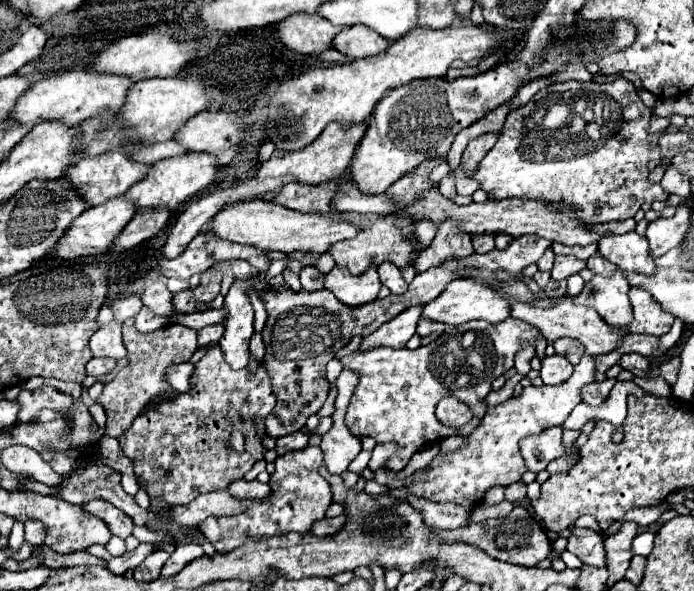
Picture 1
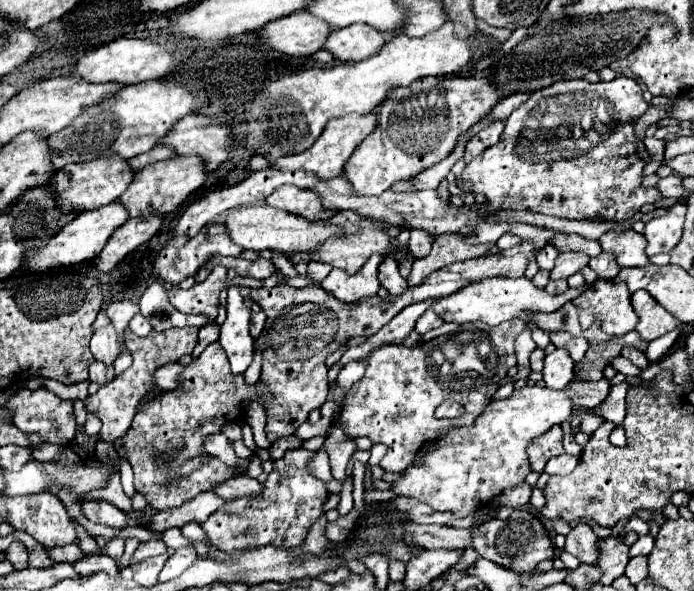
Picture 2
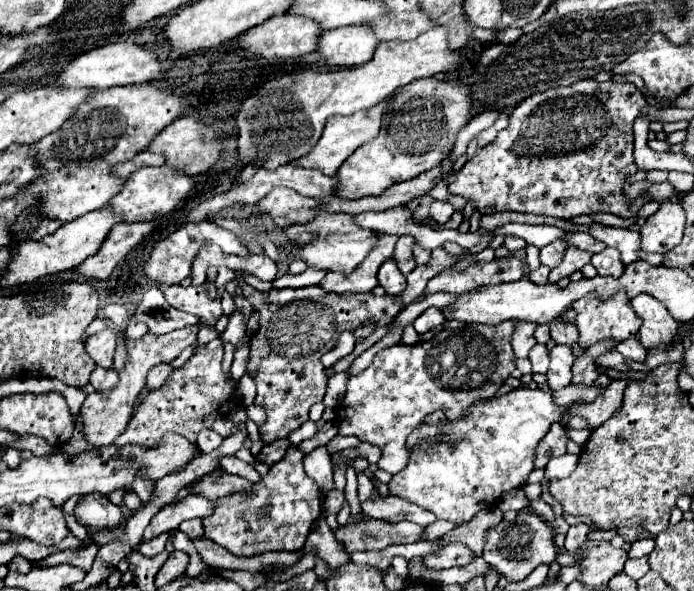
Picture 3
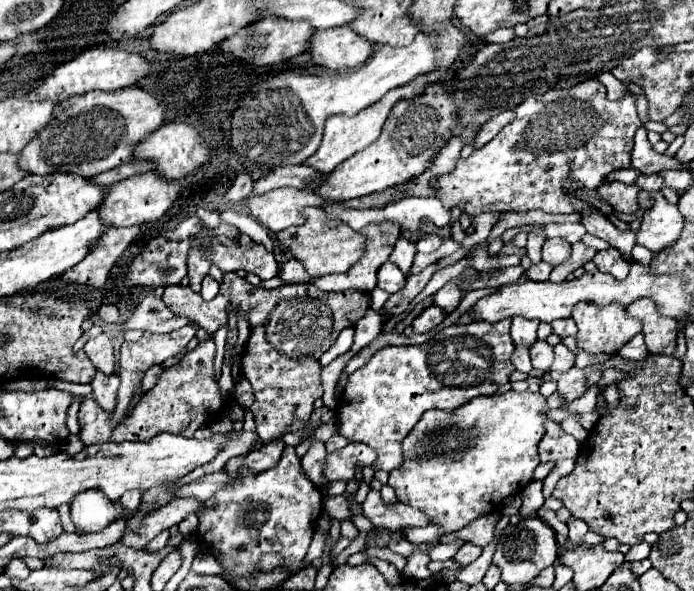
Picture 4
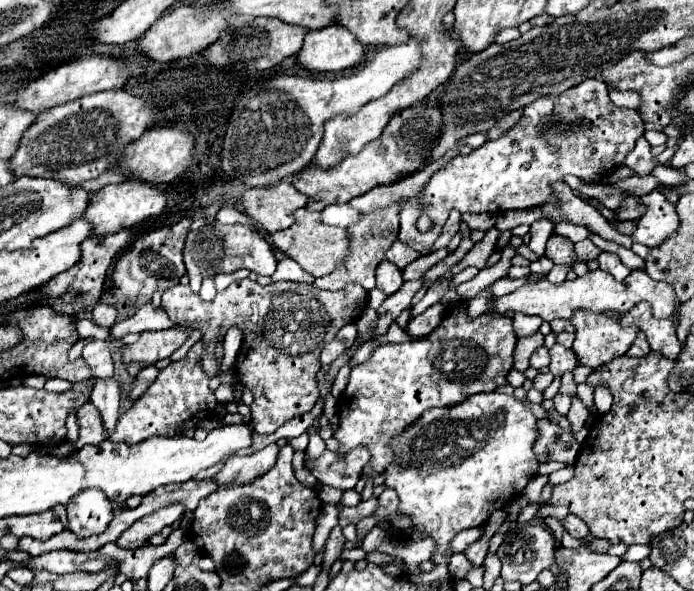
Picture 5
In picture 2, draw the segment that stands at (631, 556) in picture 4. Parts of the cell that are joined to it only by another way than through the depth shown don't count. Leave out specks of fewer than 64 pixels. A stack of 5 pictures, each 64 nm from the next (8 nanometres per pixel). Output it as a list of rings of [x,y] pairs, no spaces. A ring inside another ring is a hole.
[[[646,534],[646,536],[640,536],[634,544],[632,544],[632,548],[630,548],[630,556],[640,556],[640,554],[650,554],[652,552],[652,546],[654,546],[654,538],[650,536],[650,534]]]

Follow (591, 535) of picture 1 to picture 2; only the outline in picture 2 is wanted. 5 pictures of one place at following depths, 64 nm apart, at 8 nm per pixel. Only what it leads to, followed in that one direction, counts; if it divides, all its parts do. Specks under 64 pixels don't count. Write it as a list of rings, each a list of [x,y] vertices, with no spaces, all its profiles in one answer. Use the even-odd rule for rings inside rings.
[[[576,524],[572,528],[572,532],[566,536],[566,546],[564,550],[574,554],[580,562],[592,564],[598,560],[598,536],[594,534],[594,530],[586,524]]]

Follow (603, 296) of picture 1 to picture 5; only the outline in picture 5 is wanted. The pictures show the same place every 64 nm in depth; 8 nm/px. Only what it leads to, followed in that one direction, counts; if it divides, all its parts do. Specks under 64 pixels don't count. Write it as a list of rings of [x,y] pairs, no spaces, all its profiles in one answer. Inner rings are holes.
[[[576,310],[572,316],[572,324],[576,328],[576,340],[574,340],[574,352],[578,354],[580,364],[590,366],[590,368],[598,368],[606,362],[610,362],[612,358],[618,358],[622,354],[626,354],[628,346],[634,342],[638,328],[636,326],[624,326],[620,322],[620,314],[618,312],[590,312],[590,310]]]

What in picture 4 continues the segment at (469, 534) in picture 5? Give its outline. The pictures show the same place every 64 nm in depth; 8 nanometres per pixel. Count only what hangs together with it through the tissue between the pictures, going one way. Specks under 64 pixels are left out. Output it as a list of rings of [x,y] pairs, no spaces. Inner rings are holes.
[[[456,540],[456,542],[450,542],[450,544],[436,544],[434,548],[430,548],[430,560],[442,560],[444,562],[444,560],[452,558],[452,550],[456,550],[456,546],[460,546],[460,544],[464,544],[464,542]]]

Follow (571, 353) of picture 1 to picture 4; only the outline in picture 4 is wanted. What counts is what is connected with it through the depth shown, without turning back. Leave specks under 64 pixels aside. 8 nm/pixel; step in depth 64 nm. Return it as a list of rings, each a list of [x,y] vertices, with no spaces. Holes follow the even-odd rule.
[[[568,318],[568,320],[556,320],[556,322],[552,322],[552,332],[554,332],[558,338],[566,338],[566,336],[576,338],[578,328],[576,328],[574,320]]]

